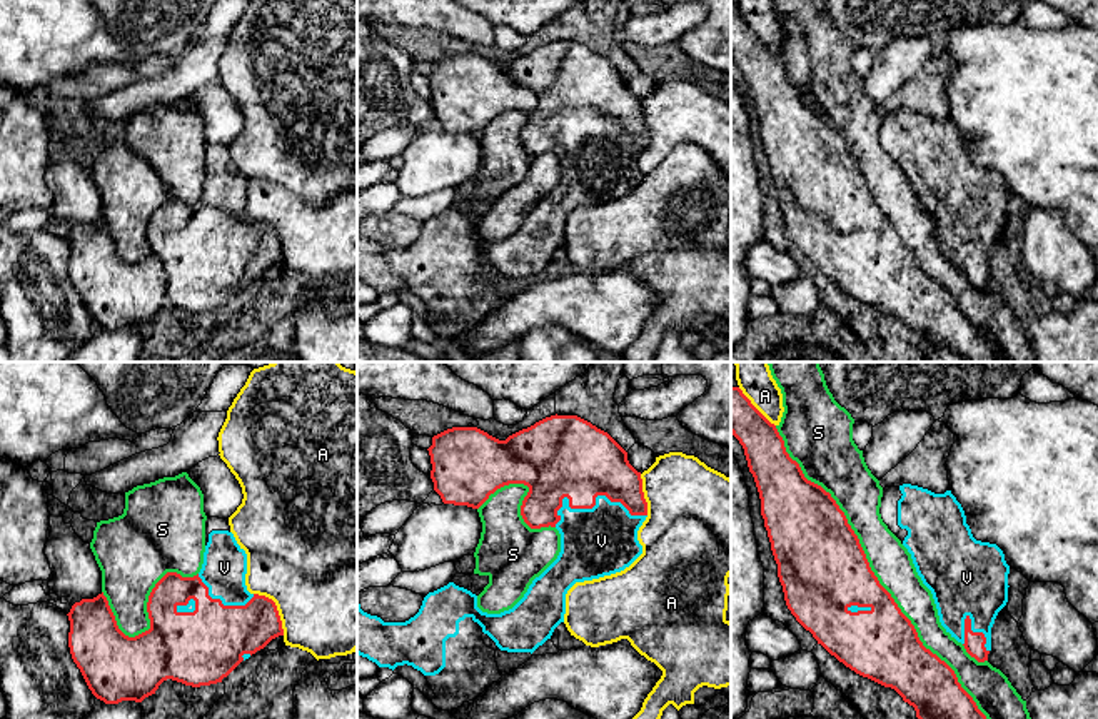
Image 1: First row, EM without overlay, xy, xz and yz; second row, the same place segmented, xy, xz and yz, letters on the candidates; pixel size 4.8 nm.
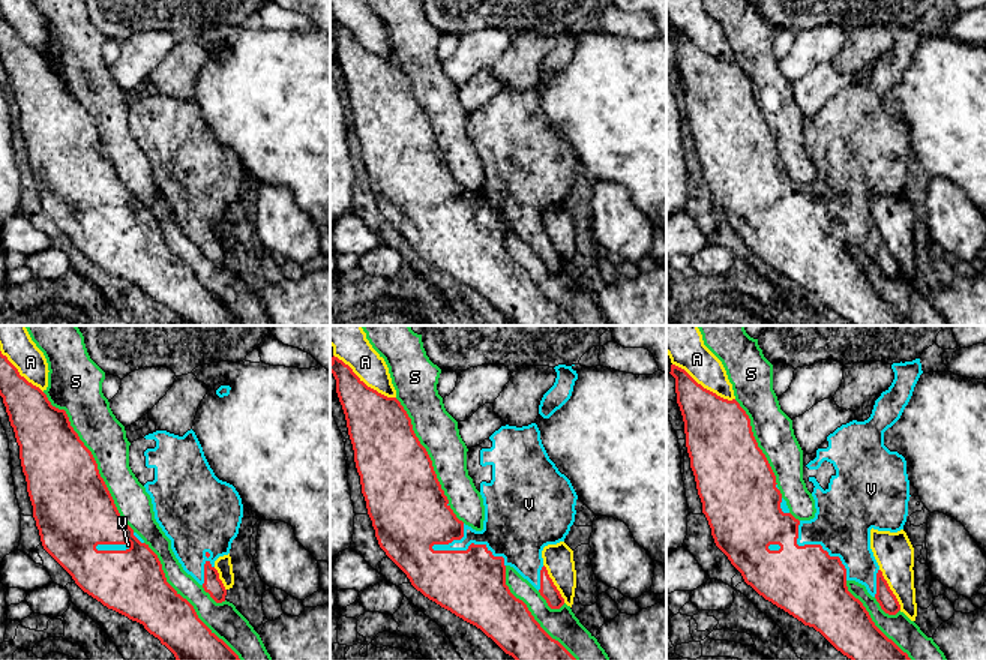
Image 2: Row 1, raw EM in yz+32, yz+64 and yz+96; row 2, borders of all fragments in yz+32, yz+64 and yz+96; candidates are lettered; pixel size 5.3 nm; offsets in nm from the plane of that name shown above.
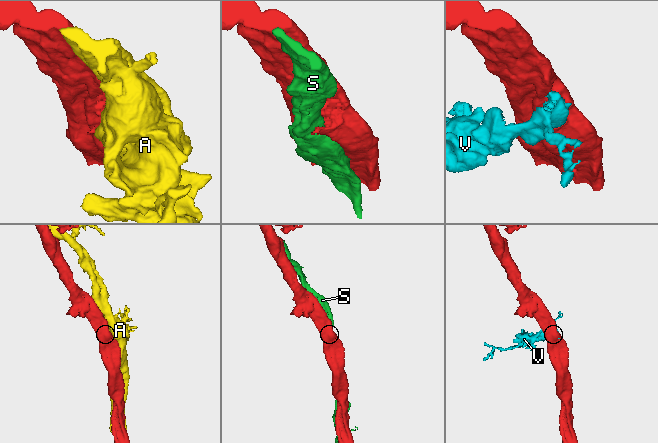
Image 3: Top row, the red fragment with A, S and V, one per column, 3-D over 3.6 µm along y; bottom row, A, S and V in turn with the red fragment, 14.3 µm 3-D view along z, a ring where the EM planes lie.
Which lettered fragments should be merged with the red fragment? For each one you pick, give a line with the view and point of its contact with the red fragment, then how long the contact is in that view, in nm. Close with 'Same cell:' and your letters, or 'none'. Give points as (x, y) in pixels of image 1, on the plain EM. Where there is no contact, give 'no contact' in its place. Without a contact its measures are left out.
V: contact xz (591, 134); length 460 nm
Same cell: V

